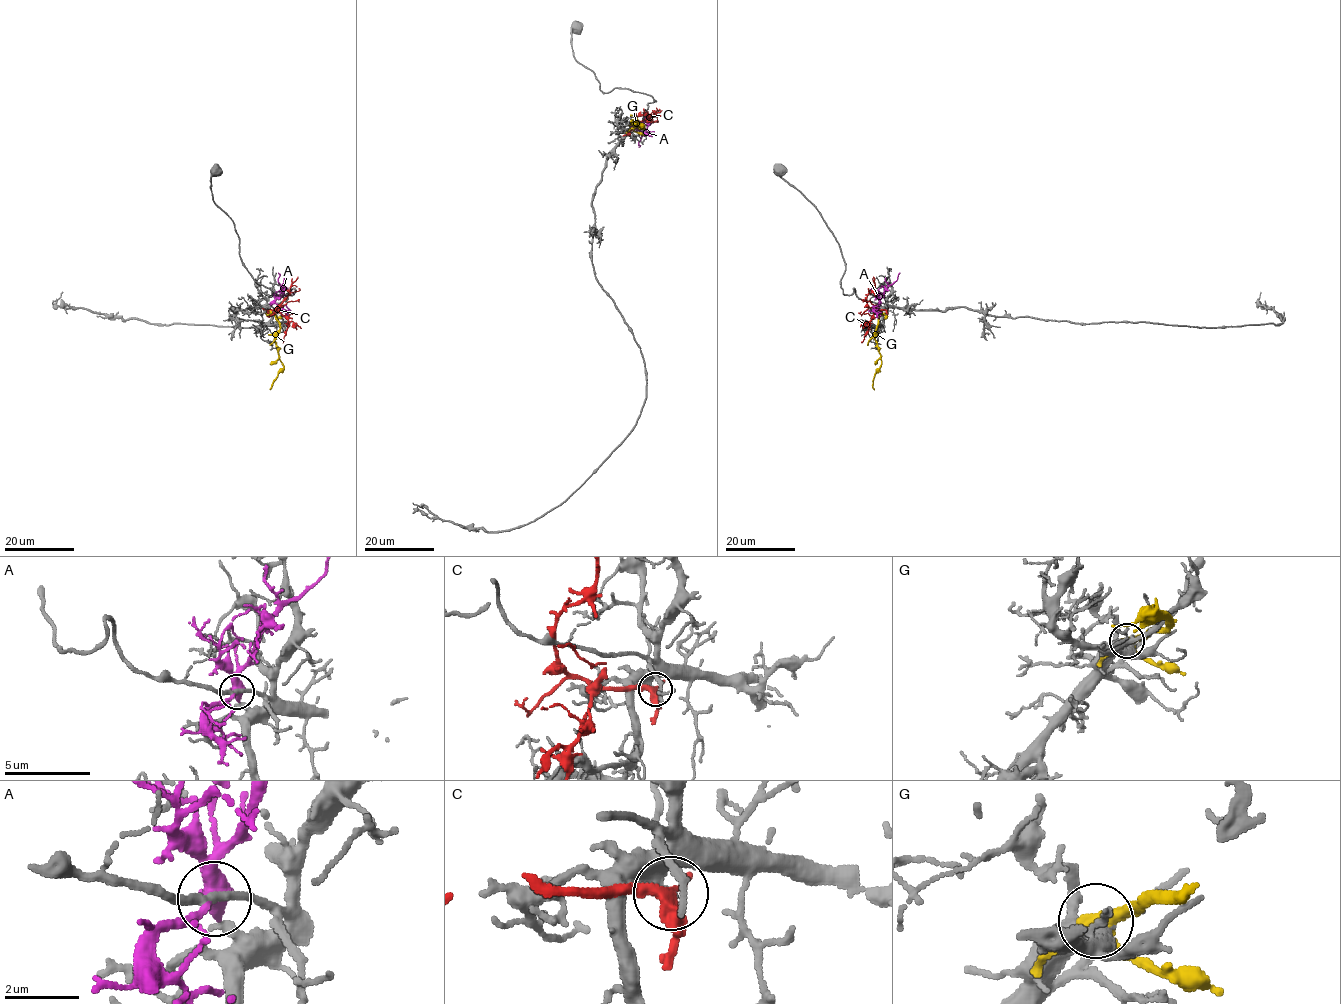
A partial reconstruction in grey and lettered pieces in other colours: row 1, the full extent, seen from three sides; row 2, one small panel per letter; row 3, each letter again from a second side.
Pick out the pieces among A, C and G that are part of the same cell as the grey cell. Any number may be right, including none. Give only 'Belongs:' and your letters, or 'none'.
Belongs: A

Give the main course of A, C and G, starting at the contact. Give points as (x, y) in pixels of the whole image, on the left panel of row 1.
A: (274, 303), (280, 291), (278, 273)
C: (267, 310), (280, 304), (290, 293), (290, 286), (298, 276)
G: (271, 313), (280, 326), (274, 342), (283, 368), (270, 390)

